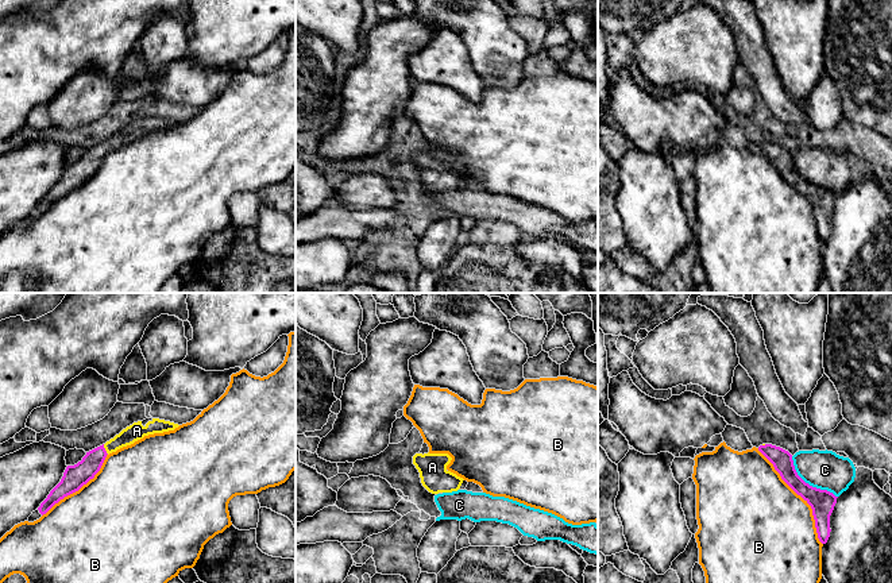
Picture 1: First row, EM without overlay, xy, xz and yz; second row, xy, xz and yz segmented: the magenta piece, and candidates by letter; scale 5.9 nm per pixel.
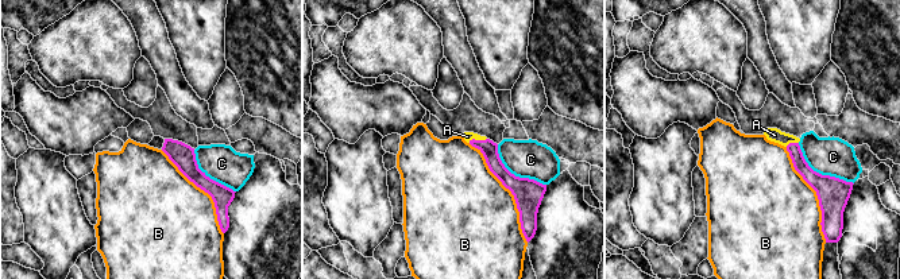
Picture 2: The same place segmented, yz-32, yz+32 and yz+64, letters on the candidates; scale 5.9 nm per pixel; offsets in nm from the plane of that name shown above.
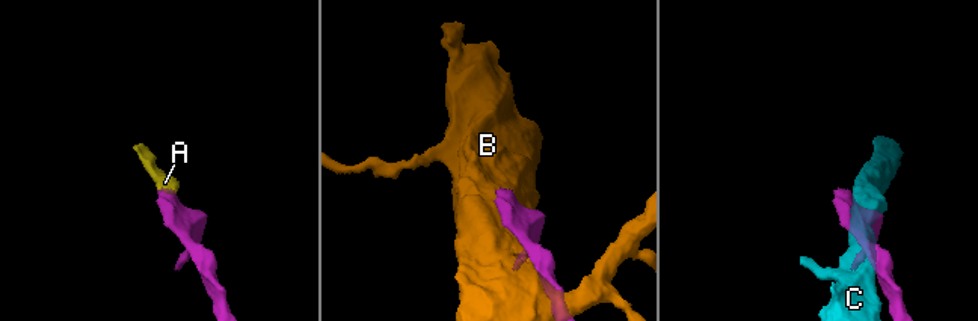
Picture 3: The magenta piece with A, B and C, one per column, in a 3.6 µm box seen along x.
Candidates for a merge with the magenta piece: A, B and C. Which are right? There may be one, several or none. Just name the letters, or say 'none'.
A

